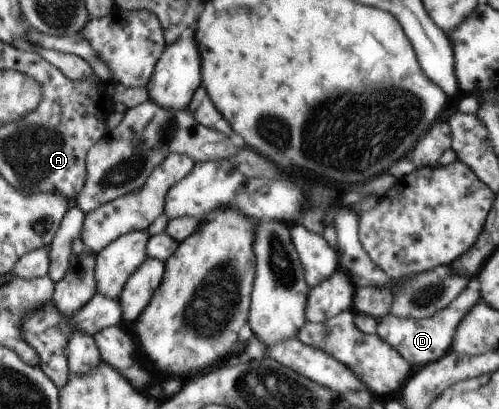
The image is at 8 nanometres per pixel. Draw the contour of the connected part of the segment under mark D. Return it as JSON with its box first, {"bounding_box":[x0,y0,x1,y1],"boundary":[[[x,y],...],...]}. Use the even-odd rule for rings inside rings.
{"bounding_box":[376,287,481,370],"boundary":[[[466,287],[446,308],[434,313],[431,317],[421,319],[402,318],[389,313],[378,318],[376,334],[383,341],[387,341],[395,351],[399,351],[414,370],[420,369],[431,362],[436,362],[450,350],[456,327],[463,316],[479,300],[481,300],[479,291],[473,291],[473,289]]]}

